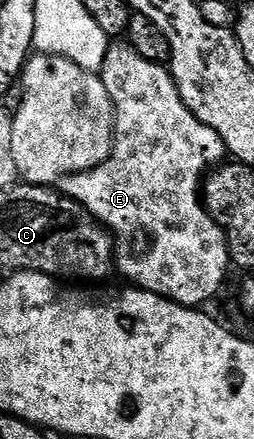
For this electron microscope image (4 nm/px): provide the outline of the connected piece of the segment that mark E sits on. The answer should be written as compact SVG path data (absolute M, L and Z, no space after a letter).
M121 39L110 44L99 76L107 87L107 95L111 95L113 100L113 154L99 167L64 177L59 182L60 192L71 200L78 201L96 221L101 222L109 230L110 234L117 229L167 225L167 229L151 229L161 239L155 245L153 259L145 263L139 261L135 265L135 271L124 271L125 261L115 259L116 272L130 286L145 289L149 293L160 293L177 305L204 306L204 301L211 300L220 291L225 276L228 275L229 269L231 270L229 240L225 238L225 232L217 224L217 220L205 208L202 193L203 178L226 160L227 150L223 139L218 133L211 131L207 123L199 120L187 107L187 103L183 103L168 68L156 61L143 59L143 55L139 55L139 51L135 51L135 47L129 44L128 40Z

